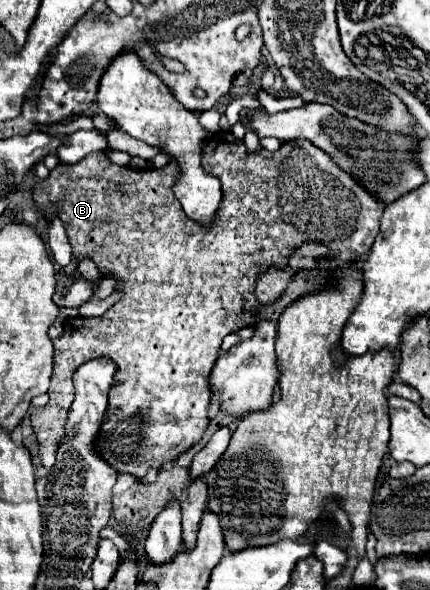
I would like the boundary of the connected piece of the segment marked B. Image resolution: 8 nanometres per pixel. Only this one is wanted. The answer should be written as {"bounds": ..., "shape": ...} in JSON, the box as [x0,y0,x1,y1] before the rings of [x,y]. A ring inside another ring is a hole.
{"bounds":[30,132,384,480],"shape":[[[216,132],[210,136],[206,148],[204,148],[204,154],[202,154],[202,164],[204,164],[204,170],[210,172],[212,176],[218,176],[222,186],[224,186],[224,198],[222,198],[222,204],[220,204],[220,210],[216,214],[216,222],[210,226],[210,228],[202,228],[198,226],[198,222],[192,222],[190,218],[186,218],[186,214],[182,212],[174,192],[172,192],[172,184],[174,180],[178,178],[178,168],[174,164],[166,164],[164,168],[144,168],[144,170],[132,170],[130,166],[116,166],[112,162],[106,160],[106,154],[104,152],[94,152],[94,154],[88,154],[86,158],[82,158],[80,162],[76,164],[58,164],[50,176],[46,180],[40,180],[36,186],[34,186],[34,192],[32,192],[32,198],[36,202],[36,208],[47,216],[57,214],[61,219],[64,228],[66,228],[66,234],[70,238],[70,244],[72,244],[72,254],[82,260],[82,258],[92,258],[94,264],[98,266],[100,274],[102,276],[112,276],[116,282],[122,282],[122,300],[116,302],[114,306],[110,306],[102,316],[98,318],[68,318],[64,320],[64,332],[60,338],[52,340],[54,344],[54,372],[52,372],[52,382],[50,382],[50,390],[48,390],[48,396],[50,396],[50,402],[42,408],[32,408],[30,414],[32,414],[32,428],[38,436],[38,446],[40,446],[40,460],[42,464],[48,468],[54,466],[54,458],[56,458],[56,450],[58,450],[58,444],[62,442],[62,436],[64,436],[64,426],[66,426],[66,412],[74,400],[74,386],[72,386],[72,374],[76,372],[76,368],[84,362],[99,358],[106,357],[110,360],[114,360],[116,364],[116,382],[114,382],[114,388],[110,390],[110,396],[108,396],[108,412],[104,416],[106,422],[102,422],[100,426],[100,434],[98,434],[98,444],[94,444],[94,448],[98,448],[98,454],[104,456],[104,460],[118,472],[126,472],[126,474],[132,474],[136,476],[138,480],[142,480],[146,476],[146,472],[150,468],[162,468],[162,464],[166,462],[172,462],[176,460],[182,452],[190,450],[204,434],[206,426],[208,426],[208,406],[210,406],[210,398],[212,398],[212,392],[210,392],[210,386],[208,386],[208,376],[214,368],[214,362],[218,358],[218,350],[222,346],[222,340],[224,336],[240,330],[240,328],[248,328],[250,324],[256,324],[260,320],[272,320],[274,324],[278,322],[280,314],[286,310],[286,306],[294,300],[294,298],[300,298],[304,294],[308,294],[310,290],[310,284],[306,280],[294,280],[290,284],[290,288],[286,290],[286,294],[276,300],[274,304],[270,306],[262,306],[258,302],[258,298],[254,296],[254,288],[256,288],[256,278],[258,274],[264,274],[266,270],[270,268],[286,268],[288,264],[288,258],[292,256],[292,252],[308,242],[308,240],[316,240],[324,246],[328,246],[334,254],[336,254],[336,262],[338,266],[352,266],[356,262],[362,262],[366,260],[372,244],[374,244],[374,238],[378,236],[380,232],[380,218],[382,218],[382,212],[384,212],[384,204],[380,200],[374,200],[374,196],[370,196],[370,192],[366,192],[348,172],[344,172],[342,168],[338,168],[338,164],[320,148],[316,148],[312,142],[308,140],[292,140],[292,142],[286,142],[280,150],[276,152],[268,152],[268,150],[260,150],[258,154],[250,154],[244,146],[242,140],[236,140],[232,136],[232,132]]]}

